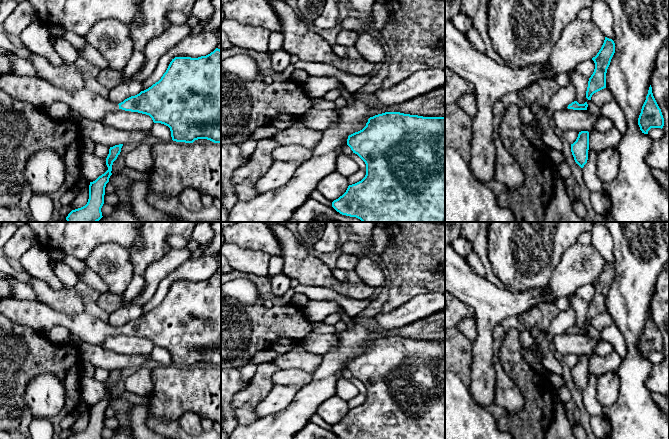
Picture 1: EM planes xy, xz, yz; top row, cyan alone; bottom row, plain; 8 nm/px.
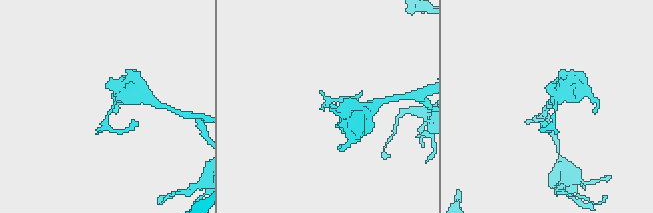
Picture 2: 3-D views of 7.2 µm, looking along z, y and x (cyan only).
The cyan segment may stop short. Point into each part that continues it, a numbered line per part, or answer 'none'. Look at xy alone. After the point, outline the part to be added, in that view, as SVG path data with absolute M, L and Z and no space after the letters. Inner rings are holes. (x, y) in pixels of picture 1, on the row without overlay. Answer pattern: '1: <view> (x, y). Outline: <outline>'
1: xy (37, 315). Outline: M6 298L0 300L0 314L17 324L42 333L61 326L79 337L83 343L93 345L101 346L108 337L119 334L119 329L106 321L85 312L74 315L59 313L42 301Z

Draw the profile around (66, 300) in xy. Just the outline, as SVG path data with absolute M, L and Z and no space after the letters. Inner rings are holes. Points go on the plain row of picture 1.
M33 277L28 284L35 290L39 300L48 304L54 311L67 315L83 312L84 302L75 287L54 290L47 283Z

